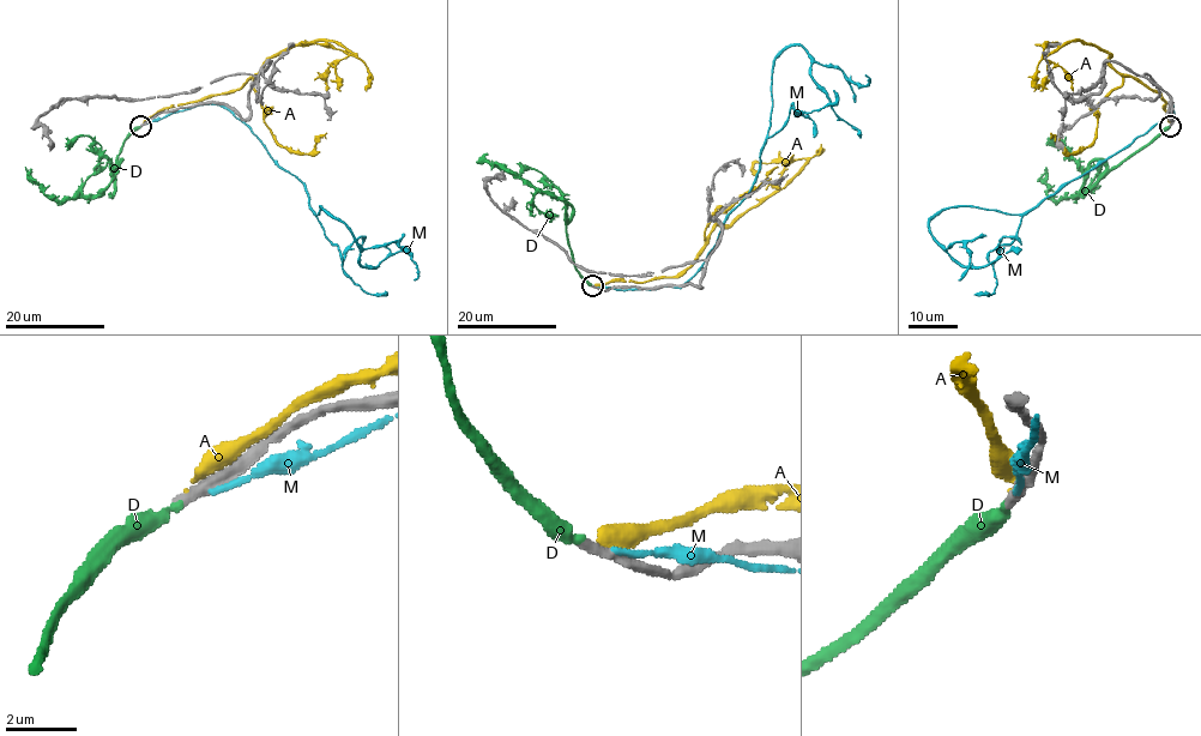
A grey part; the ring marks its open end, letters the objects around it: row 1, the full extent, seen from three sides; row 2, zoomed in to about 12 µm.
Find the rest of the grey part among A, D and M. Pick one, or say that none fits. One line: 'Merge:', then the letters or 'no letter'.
Merge: D

